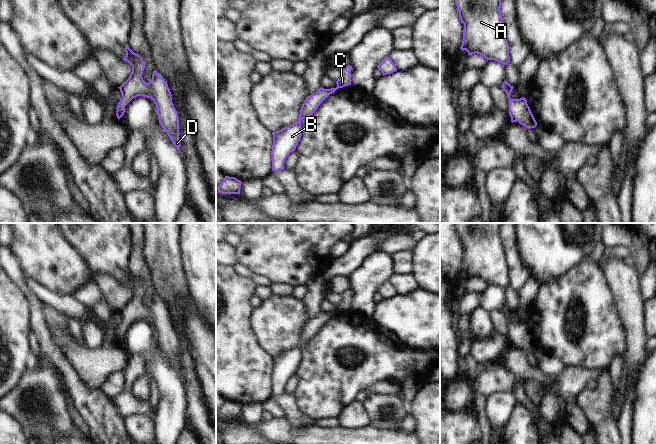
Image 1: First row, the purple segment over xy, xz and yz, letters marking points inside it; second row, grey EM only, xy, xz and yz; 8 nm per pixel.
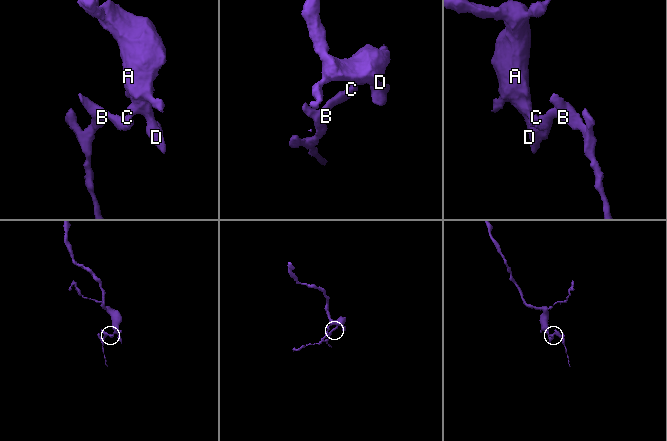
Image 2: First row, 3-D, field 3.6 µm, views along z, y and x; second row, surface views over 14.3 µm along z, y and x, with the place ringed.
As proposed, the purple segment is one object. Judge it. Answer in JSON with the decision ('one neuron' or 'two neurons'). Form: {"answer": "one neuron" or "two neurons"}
{"answer": "one neuron"}

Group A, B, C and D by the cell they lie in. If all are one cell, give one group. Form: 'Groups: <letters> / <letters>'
Groups: A B C D.

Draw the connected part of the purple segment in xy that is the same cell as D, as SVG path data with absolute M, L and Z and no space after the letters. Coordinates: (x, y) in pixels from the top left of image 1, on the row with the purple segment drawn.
M125 46L126 56L123 60L132 66L129 78L118 87L122 98L117 106L116 116L118 120L125 113L125 106L138 96L150 98L157 108L157 116L161 127L167 132L172 143L179 150L181 142L179 140L179 120L178 113L172 102L172 95L167 82L157 71L153 71L152 79L146 83L142 74L144 71L143 58L134 53L128 46Z

